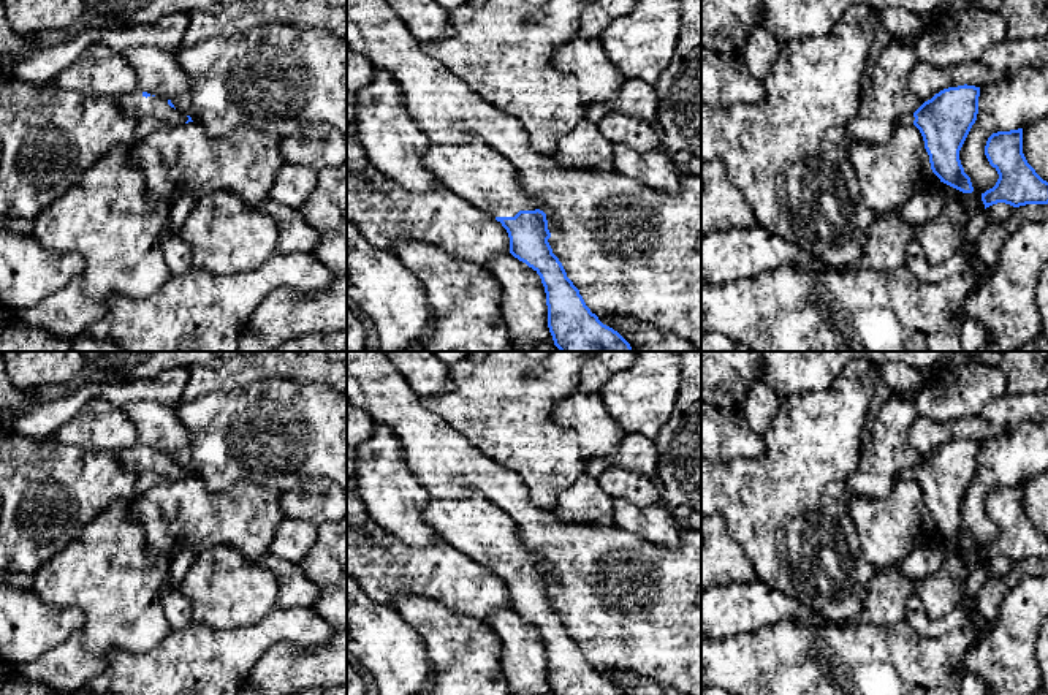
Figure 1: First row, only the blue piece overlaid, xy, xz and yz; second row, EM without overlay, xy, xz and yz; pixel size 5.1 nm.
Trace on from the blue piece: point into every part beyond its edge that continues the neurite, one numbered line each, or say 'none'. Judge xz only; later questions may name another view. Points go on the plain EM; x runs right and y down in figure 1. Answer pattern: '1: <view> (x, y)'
1: xz (485, 534)

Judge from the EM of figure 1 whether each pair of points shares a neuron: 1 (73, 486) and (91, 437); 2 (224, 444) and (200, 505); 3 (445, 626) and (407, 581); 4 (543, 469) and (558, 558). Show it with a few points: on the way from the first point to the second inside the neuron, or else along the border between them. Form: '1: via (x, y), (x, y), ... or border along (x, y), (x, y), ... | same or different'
1: border along (53, 437), (60, 444), (117, 453) | different
2: border along (193, 475), (209, 489), (243, 483) | different
3: border along (388, 603), (401, 596), (423, 596), (455, 610) | different
4: border along (524, 483), (529, 497), (537, 505), (553, 510) | different

